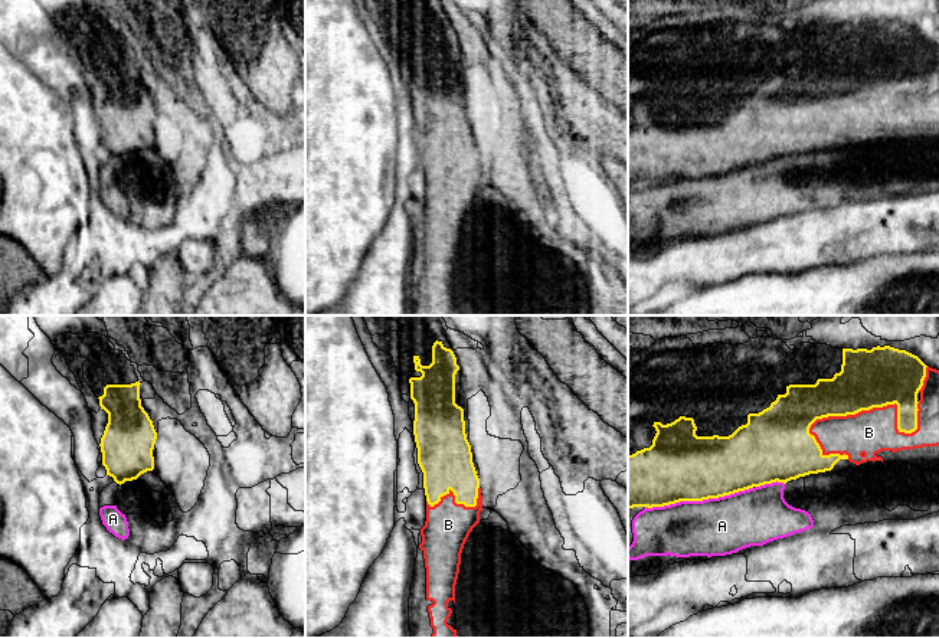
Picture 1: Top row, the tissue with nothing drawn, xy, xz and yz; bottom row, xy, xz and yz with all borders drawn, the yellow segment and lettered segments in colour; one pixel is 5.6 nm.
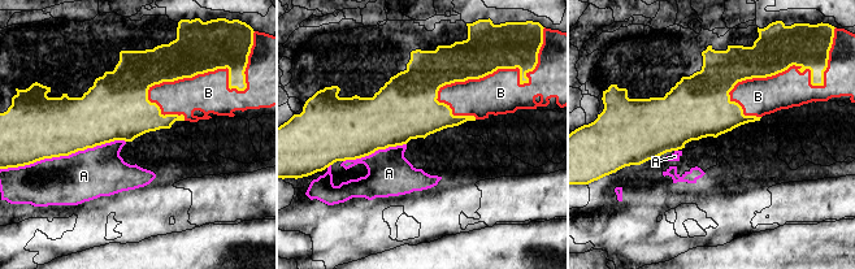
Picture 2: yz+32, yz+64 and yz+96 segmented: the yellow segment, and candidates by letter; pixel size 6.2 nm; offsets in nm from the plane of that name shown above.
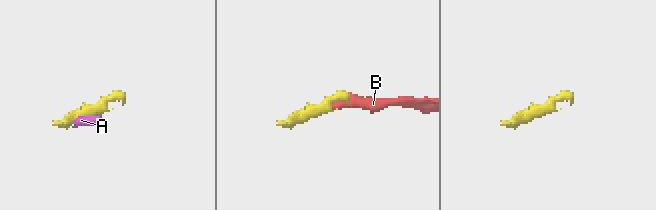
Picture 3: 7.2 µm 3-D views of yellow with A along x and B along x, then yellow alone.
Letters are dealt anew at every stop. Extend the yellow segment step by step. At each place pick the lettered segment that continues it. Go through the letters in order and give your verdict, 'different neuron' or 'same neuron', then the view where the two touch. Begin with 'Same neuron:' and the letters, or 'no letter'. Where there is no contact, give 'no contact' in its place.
Same neuron: B
A: different neuron | yz
B: same neuron | yz

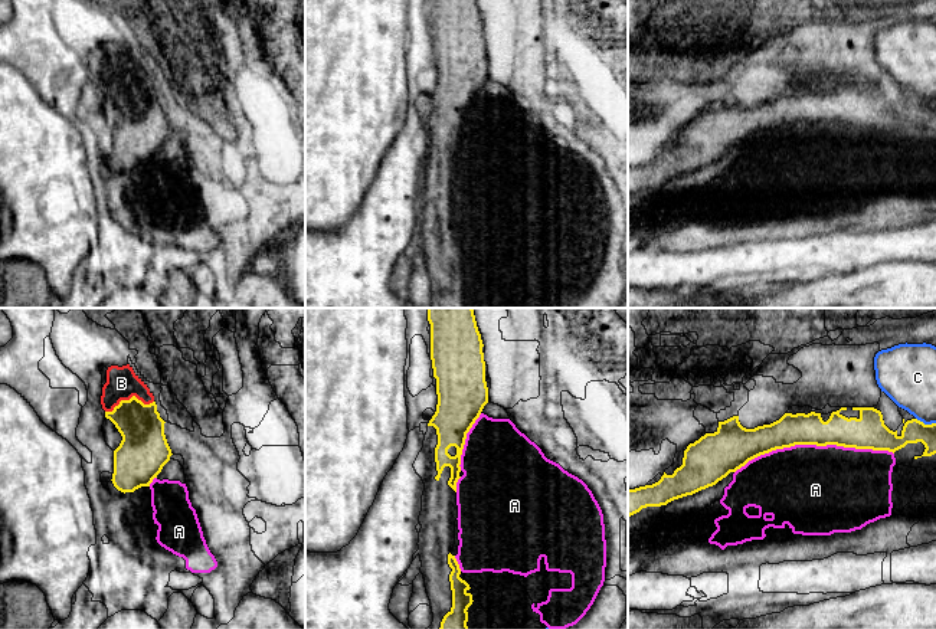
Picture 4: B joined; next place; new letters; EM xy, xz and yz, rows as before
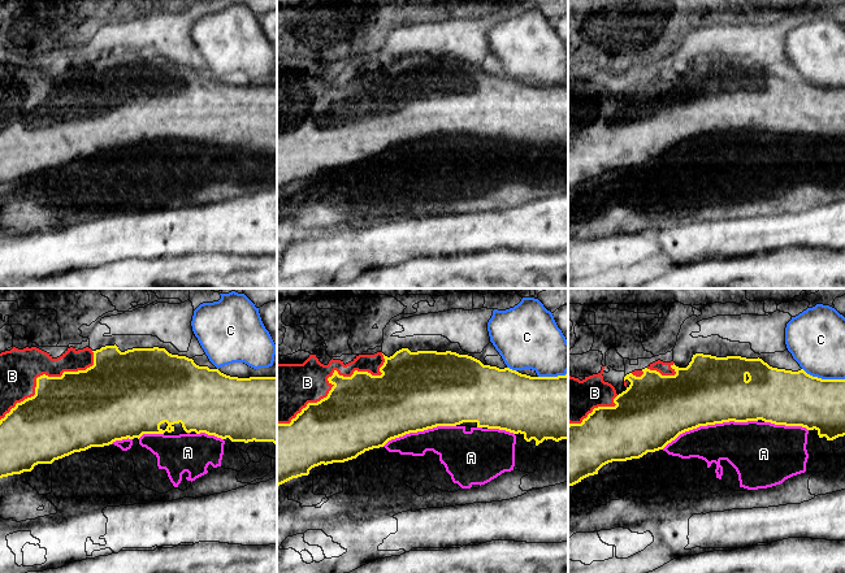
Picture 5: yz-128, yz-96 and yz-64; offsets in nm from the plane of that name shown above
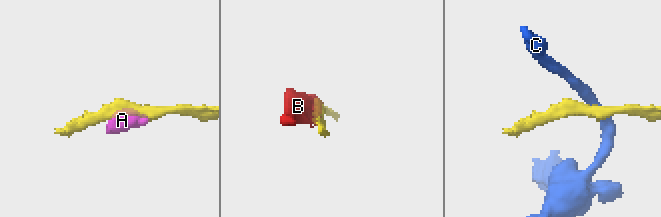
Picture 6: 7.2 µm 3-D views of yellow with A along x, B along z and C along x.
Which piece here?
Same neuron: B
A: different neuron | yz
B: same neuron | xy
C: different neuron | yz

